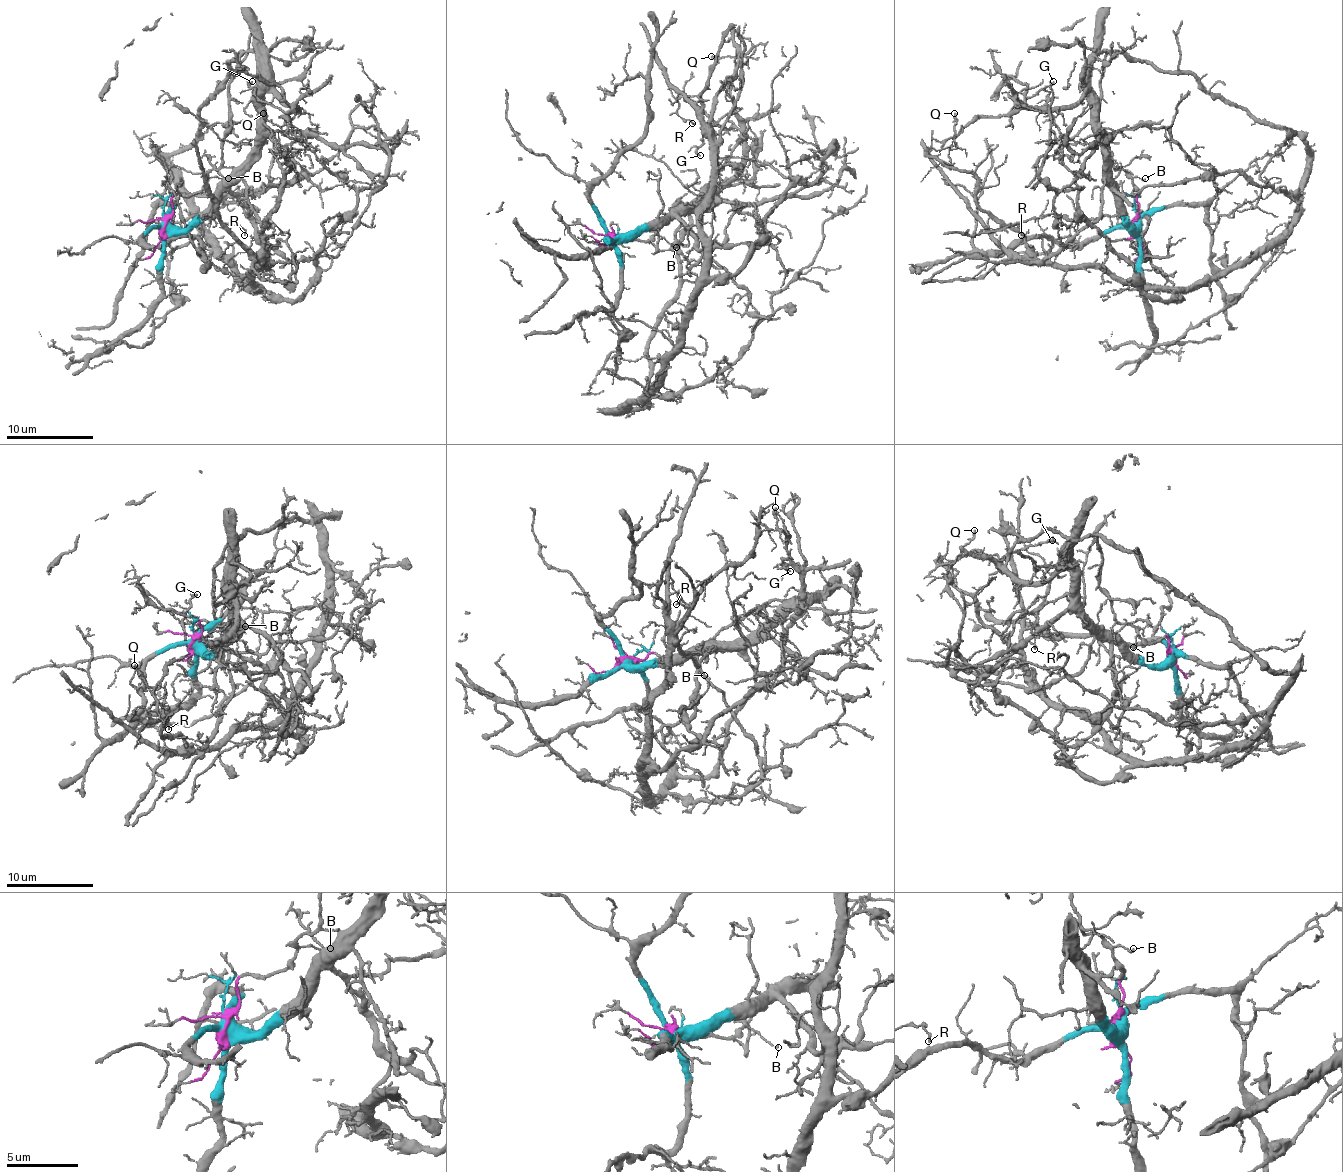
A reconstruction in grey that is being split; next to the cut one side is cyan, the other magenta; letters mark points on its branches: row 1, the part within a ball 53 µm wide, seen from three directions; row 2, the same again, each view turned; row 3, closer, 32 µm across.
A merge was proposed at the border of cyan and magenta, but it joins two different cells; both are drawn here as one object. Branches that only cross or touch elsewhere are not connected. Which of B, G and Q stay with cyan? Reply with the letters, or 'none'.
G, Q

